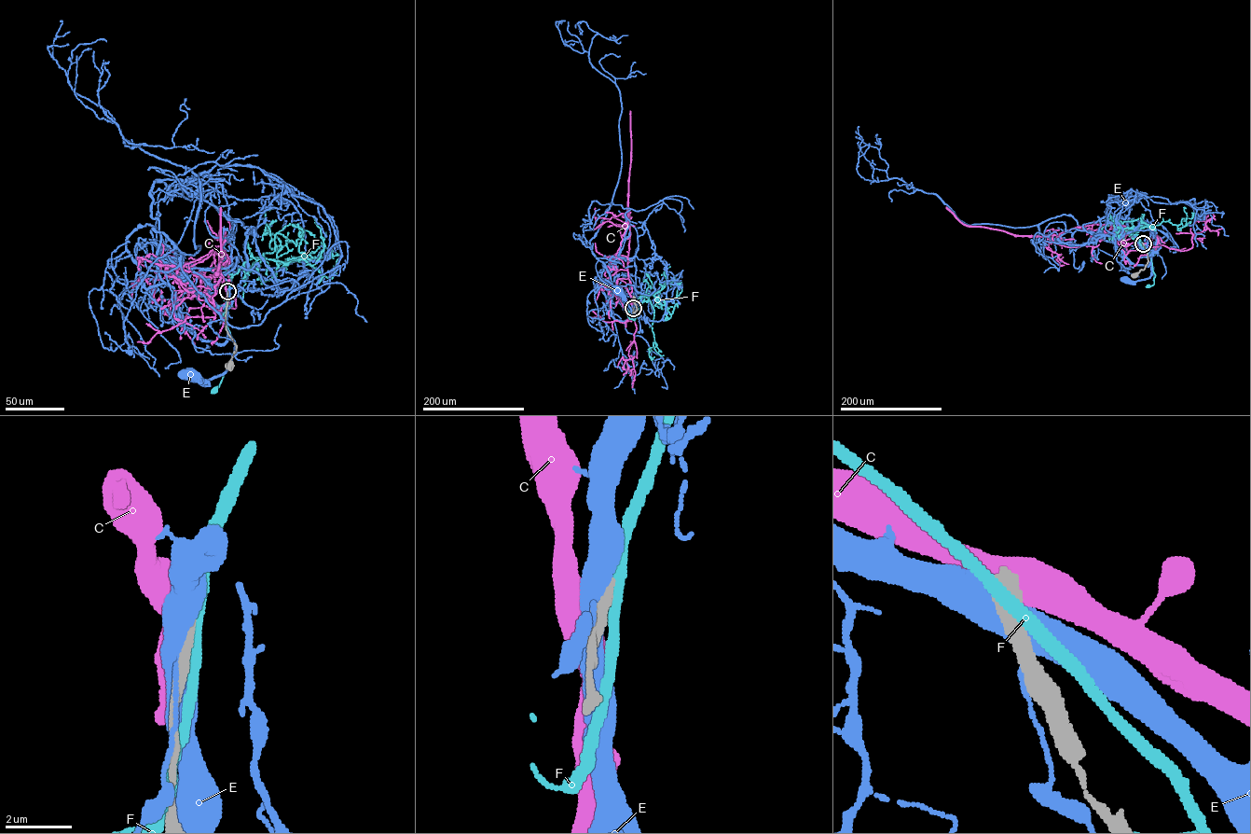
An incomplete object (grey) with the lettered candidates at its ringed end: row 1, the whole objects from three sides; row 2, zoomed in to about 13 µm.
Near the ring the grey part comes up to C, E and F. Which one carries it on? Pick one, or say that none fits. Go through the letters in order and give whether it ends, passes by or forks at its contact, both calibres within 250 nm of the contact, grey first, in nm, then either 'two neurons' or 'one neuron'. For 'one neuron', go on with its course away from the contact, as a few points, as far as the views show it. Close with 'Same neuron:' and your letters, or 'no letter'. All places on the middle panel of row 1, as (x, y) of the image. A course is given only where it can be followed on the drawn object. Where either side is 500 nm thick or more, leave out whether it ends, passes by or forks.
C: 600/750 nm | two neurons
E: 320/500 nm | two neurons
F: 600/360 nm | two neurons
Same neuron: no letter

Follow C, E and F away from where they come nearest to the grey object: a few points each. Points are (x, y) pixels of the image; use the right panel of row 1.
C: (1143, 243), (1133, 239), (1124, 227), (1098, 224), (1074, 228), (1058, 234), (1030, 236)
E: (1143, 243), (1150, 255), (1151, 274), (1134, 282), (1126, 279)
F: (1143, 243), (1148, 251), (1155, 275), (1154, 284), (1147, 286)

